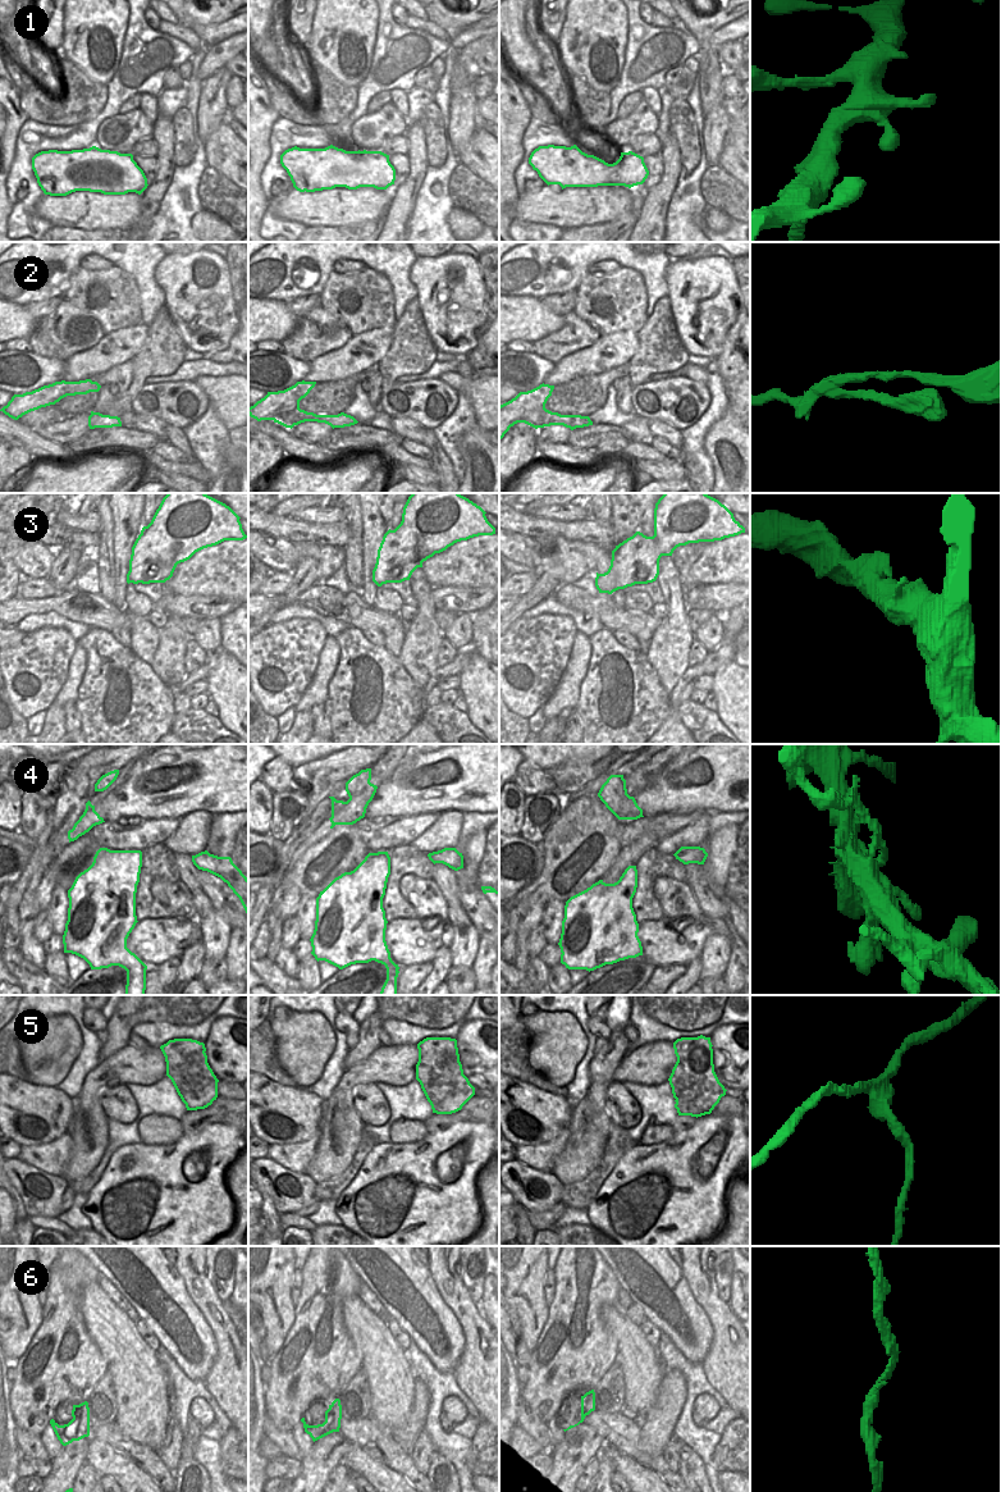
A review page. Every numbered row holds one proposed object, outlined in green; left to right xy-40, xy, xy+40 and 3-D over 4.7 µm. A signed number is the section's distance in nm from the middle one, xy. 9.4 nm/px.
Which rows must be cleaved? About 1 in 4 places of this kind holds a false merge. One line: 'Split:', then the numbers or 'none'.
Split: 2, 4, 5

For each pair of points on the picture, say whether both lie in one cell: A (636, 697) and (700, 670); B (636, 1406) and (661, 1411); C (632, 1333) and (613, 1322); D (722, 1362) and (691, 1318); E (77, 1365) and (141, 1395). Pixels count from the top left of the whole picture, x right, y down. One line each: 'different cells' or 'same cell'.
A: different cells
B: different cells
C: same cell
D: different cells
E: different cells

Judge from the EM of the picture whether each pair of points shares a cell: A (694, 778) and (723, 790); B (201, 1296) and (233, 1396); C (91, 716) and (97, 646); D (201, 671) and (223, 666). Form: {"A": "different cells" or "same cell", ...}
{"A": "same cell", "B": "same cell", "C": "same cell", "D": "different cells"}

